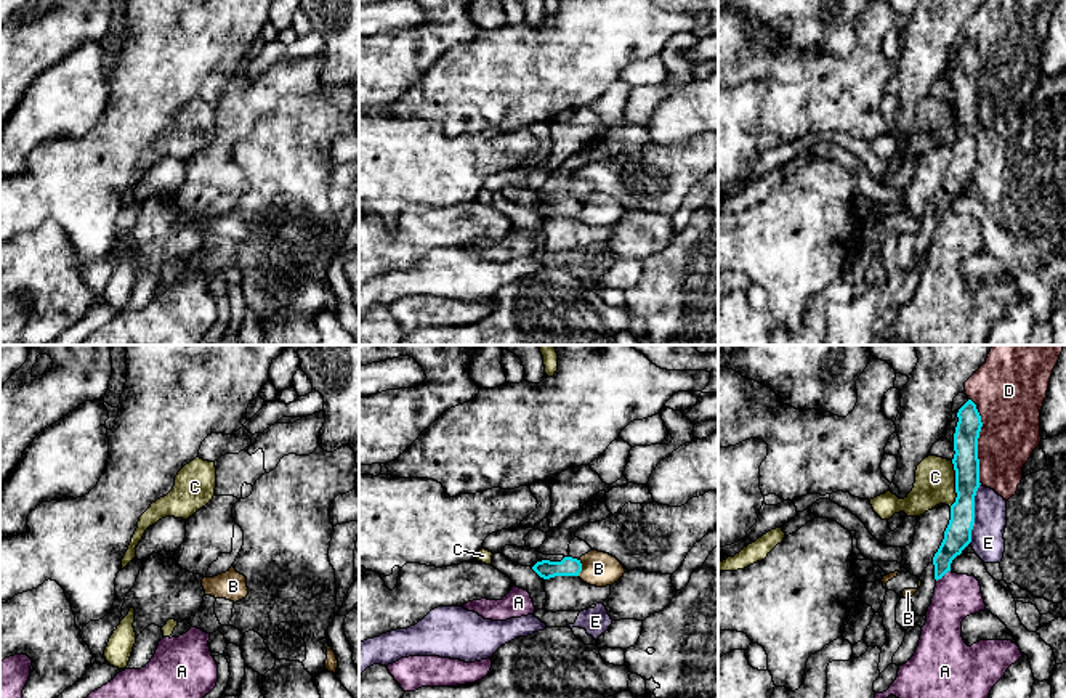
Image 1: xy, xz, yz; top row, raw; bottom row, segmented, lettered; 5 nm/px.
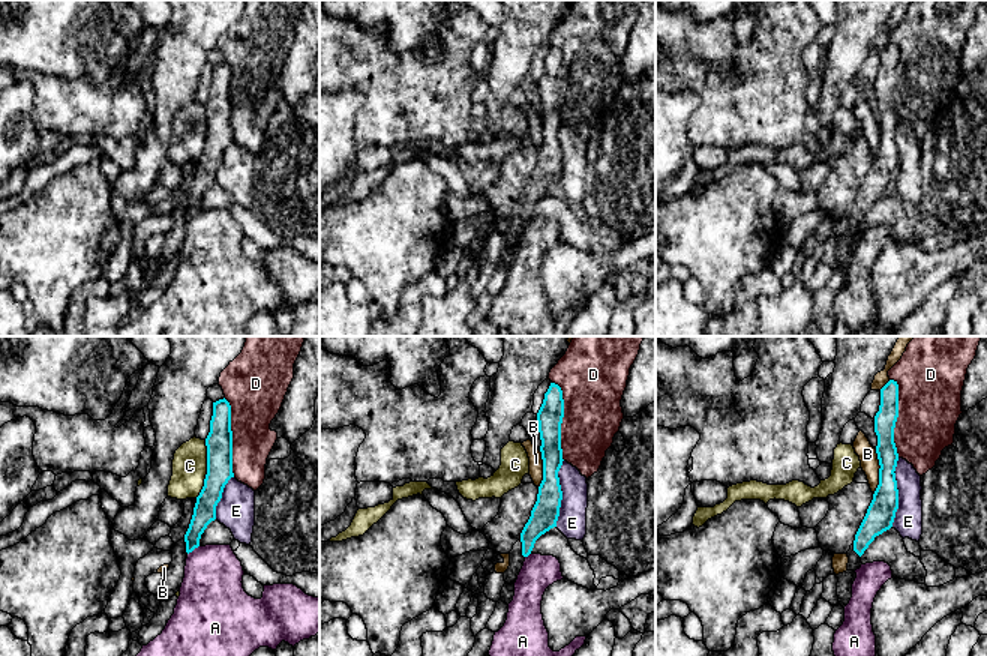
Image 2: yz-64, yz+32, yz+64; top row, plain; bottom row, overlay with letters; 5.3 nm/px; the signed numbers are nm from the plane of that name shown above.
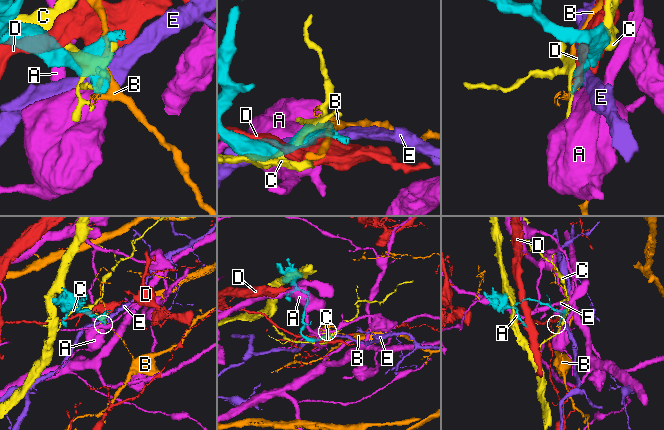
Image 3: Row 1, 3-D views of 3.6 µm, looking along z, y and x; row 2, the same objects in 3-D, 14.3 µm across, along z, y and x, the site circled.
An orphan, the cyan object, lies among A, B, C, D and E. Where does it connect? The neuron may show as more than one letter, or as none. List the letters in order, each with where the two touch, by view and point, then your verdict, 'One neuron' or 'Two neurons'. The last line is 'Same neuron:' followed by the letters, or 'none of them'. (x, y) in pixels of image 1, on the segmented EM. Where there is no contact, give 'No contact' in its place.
A: Touches cyan at yz (943, 575). Two neurons
B: Touches cyan at xz (581, 567). Two neurons
C: Touches cyan at yz (956, 483). Two neurons
D: Touches cyan at yz (977, 442). Two neurons
E: Touches cyan at yz (973, 514). Two neurons
Same neuron: none of them

